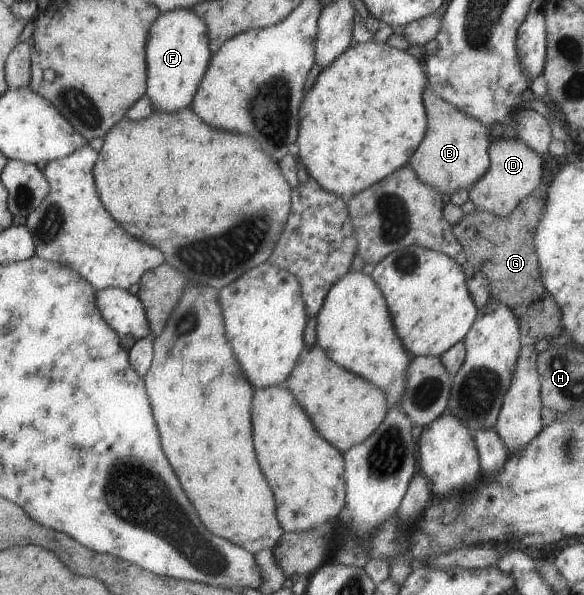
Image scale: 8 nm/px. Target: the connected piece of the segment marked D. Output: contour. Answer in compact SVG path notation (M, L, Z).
M496 137L488 144L489 164L482 175L469 189L469 200L476 209L497 214L499 217L510 214L522 198L532 191L542 190L540 175L542 159L536 151L529 149L520 139Z

